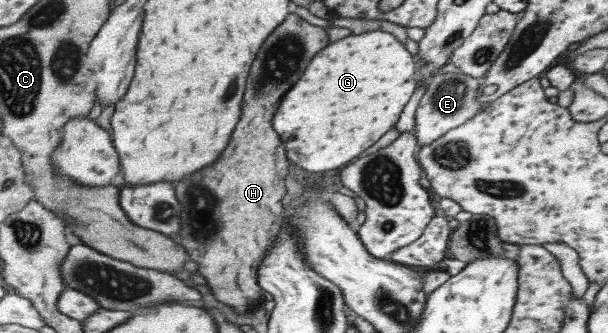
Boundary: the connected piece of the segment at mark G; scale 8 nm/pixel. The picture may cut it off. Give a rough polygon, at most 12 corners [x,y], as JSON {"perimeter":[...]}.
{"perimeter":[[387,32],[311,58],[273,116],[289,162],[349,164],[413,94]]}

